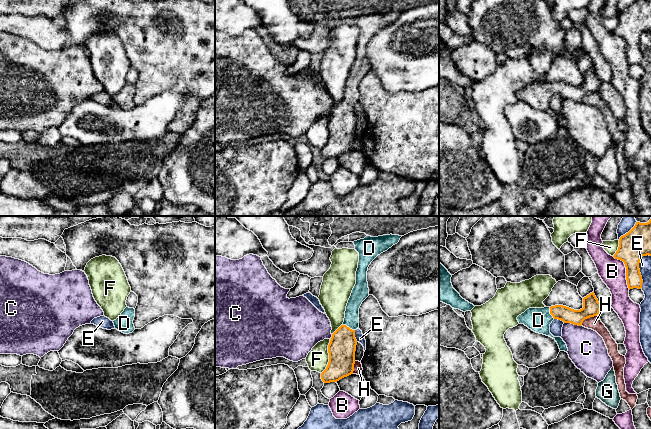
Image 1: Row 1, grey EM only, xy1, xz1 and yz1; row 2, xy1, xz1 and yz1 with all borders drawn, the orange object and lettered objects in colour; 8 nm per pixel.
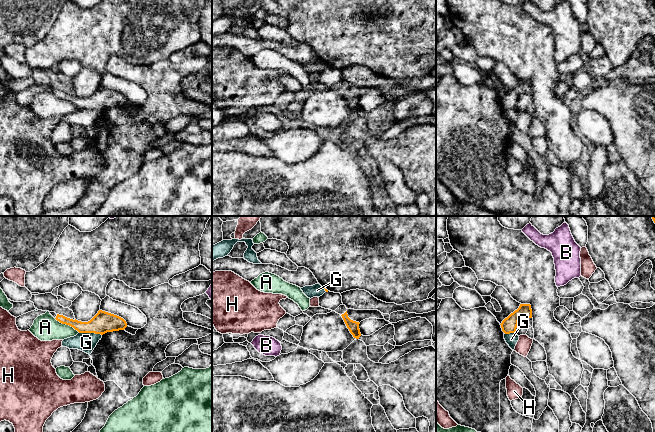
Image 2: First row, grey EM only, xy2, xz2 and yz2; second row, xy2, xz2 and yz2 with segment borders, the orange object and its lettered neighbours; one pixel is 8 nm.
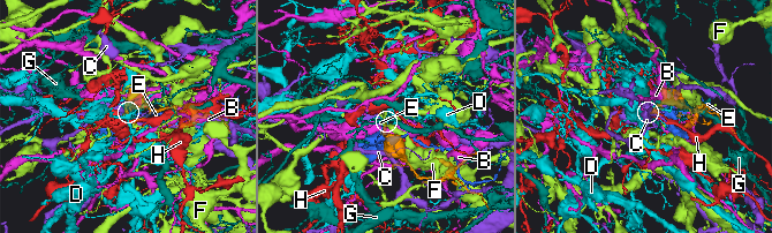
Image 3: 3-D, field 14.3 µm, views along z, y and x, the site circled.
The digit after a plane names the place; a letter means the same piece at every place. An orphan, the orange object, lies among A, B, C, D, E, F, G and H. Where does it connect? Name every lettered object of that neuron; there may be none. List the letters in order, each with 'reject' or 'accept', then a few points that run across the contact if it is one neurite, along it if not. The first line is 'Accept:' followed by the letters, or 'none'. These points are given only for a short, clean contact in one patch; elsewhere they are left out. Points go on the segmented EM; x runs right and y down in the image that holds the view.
Accept: D
A: reject
B: reject
C: reject; line yz1 (564, 322), (580, 326)
D: accept; line xz1 (342, 346), (348, 327), (351, 320)
E: reject
F: reject
G: reject
H: reject

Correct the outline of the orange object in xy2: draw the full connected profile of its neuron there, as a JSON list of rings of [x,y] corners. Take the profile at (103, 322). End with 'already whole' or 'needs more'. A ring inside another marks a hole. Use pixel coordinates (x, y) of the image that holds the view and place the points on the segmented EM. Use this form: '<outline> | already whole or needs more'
[[[99,310],[98,313],[88,322],[81,322],[57,314],[56,318],[62,324],[69,325],[79,333],[105,334],[107,332],[124,330],[127,327],[126,321],[114,314]]] | already whole

